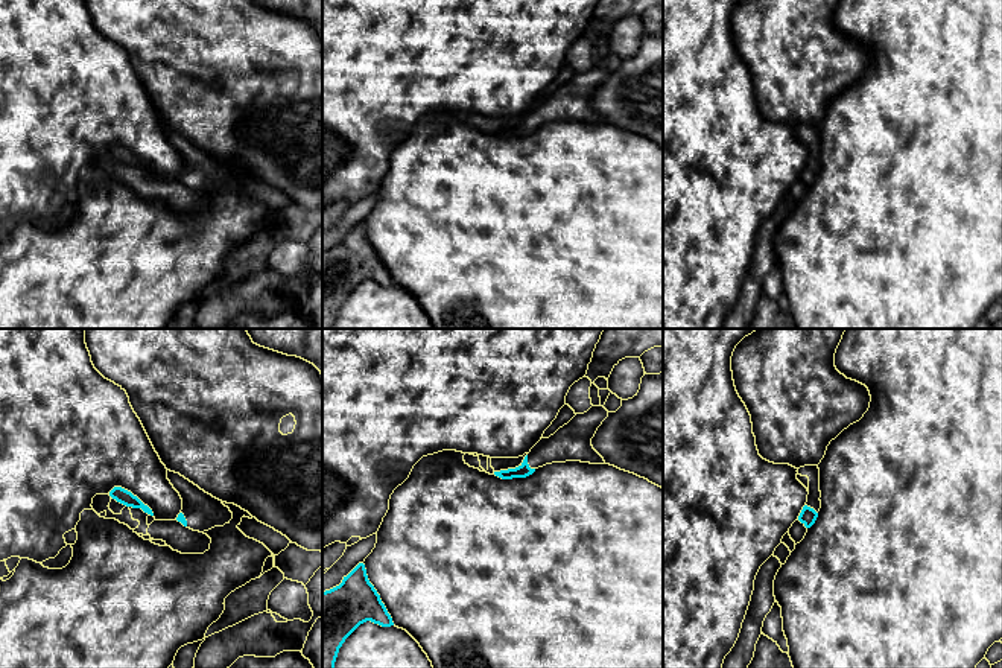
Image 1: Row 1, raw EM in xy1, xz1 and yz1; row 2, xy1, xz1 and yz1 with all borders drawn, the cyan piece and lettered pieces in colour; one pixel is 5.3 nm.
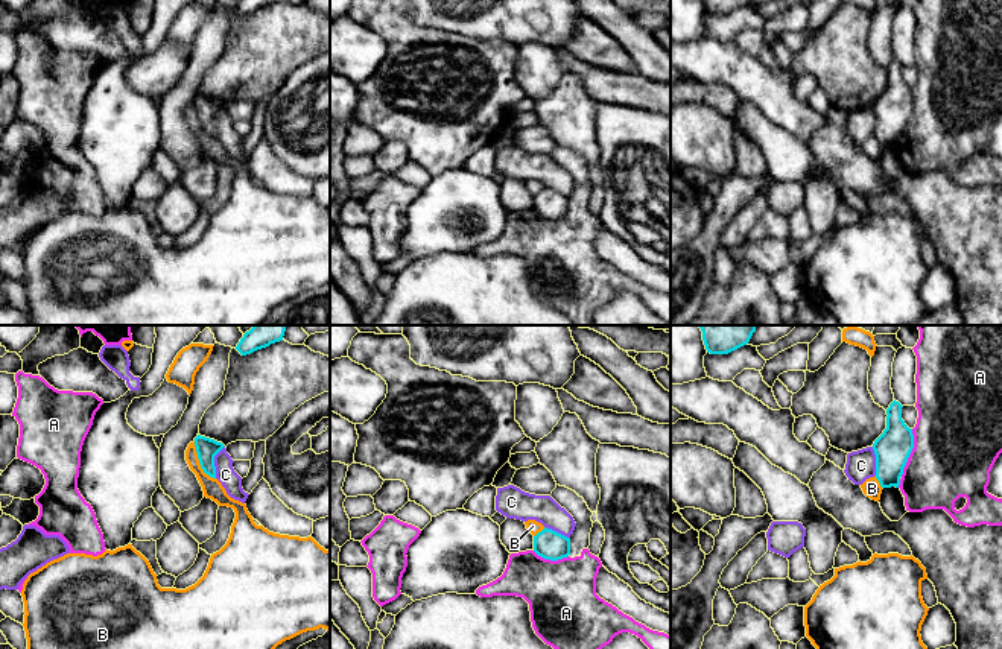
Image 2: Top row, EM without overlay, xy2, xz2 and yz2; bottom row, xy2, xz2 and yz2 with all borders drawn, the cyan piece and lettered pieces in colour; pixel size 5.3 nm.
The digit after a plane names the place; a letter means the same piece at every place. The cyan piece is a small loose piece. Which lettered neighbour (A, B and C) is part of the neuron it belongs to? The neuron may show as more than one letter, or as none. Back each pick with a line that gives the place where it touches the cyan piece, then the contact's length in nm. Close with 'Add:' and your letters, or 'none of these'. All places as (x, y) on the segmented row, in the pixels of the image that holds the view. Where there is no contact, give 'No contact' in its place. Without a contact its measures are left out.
Add: none of these

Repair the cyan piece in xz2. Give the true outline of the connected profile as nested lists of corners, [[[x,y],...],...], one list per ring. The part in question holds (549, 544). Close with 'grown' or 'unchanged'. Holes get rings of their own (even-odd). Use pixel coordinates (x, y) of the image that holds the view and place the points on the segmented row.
[[[544,527],[534,537],[534,552],[550,561],[558,561],[570,555],[570,538]]]; unchanged

